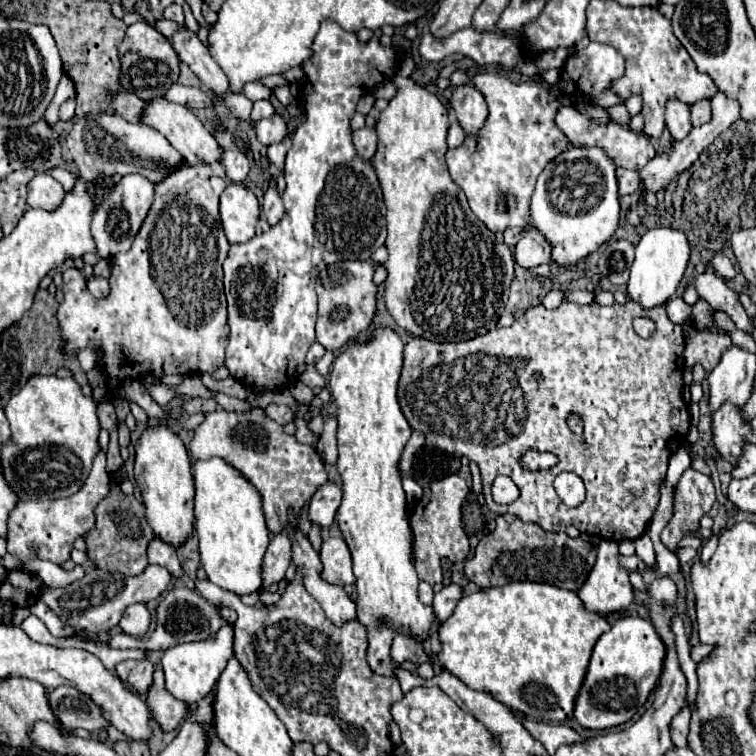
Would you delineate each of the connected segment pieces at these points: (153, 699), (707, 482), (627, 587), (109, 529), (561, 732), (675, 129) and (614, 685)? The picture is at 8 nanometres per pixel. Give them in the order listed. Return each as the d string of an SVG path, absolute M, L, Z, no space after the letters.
M155 671L153 685L147 691L147 705L151 707L151 713L159 721L163 731L171 731L171 729L179 727L189 711L187 703L175 699L171 693L167 693L161 671Z
M687 469L681 475L675 489L673 517L661 533L663 545L669 551L677 553L679 541L699 529L701 517L709 513L713 503L715 503L715 489L711 479L695 469Z
M603 539L601 545L597 547L597 561L595 561L591 573L587 575L585 583L577 589L577 595L587 611L605 615L605 613L613 613L613 611L623 611L633 603L633 587L629 583L629 573L627 573L627 569L623 569L619 565L617 555L619 555L619 551L617 551L615 541Z
M111 485L109 495L95 507L95 527L85 533L87 557L103 571L121 575L141 575L147 563L147 545L155 533L145 519L145 507L135 497L127 497L119 485Z
M515 713L515 717L531 733L531 737L535 737L537 741L541 741L545 745L545 749L549 751L549 755L553 755L557 751L557 747L561 747L561 745L571 745L571 743L583 739L577 731L573 731L567 725L555 725L555 723L535 721L535 719L529 719L523 713Z
M667 99L665 103L665 123L673 135L675 141L681 141L691 131L689 121L689 105L679 99Z
M639 615L617 619L593 647L583 685L575 697L575 721L585 729L609 729L627 723L655 689L663 667L663 655L663 641L649 619Z

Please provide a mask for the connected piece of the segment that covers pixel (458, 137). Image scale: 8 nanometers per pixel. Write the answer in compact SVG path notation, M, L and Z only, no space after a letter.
M453 123L453 125L449 127L449 135L447 135L449 149L455 149L455 147L459 147L459 145L463 143L463 139L465 139L465 133L463 133L461 125L459 125L459 123Z

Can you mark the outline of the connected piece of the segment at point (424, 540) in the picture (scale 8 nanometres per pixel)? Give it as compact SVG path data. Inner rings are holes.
M415 475L415 479L423 485L425 495L419 503L419 509L415 509L415 513L411 515L413 565L419 573L419 579L427 581L429 585L435 585L441 581L441 559L443 557L455 563L455 561L465 561L471 553L469 537L461 525L461 505L469 493L469 487L457 475L449 475L443 481L435 481L435 483L427 483L419 475Z

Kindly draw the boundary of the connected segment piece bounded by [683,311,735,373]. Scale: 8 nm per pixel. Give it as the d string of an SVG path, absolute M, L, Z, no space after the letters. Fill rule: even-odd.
M715 311L713 321L721 329L721 333L713 333L709 329L697 329L693 323L685 323L687 347L683 357L687 369L693 369L699 363L707 373L711 373L719 363L721 355L733 345L729 333L735 329L735 323L731 321L731 317L723 311Z

